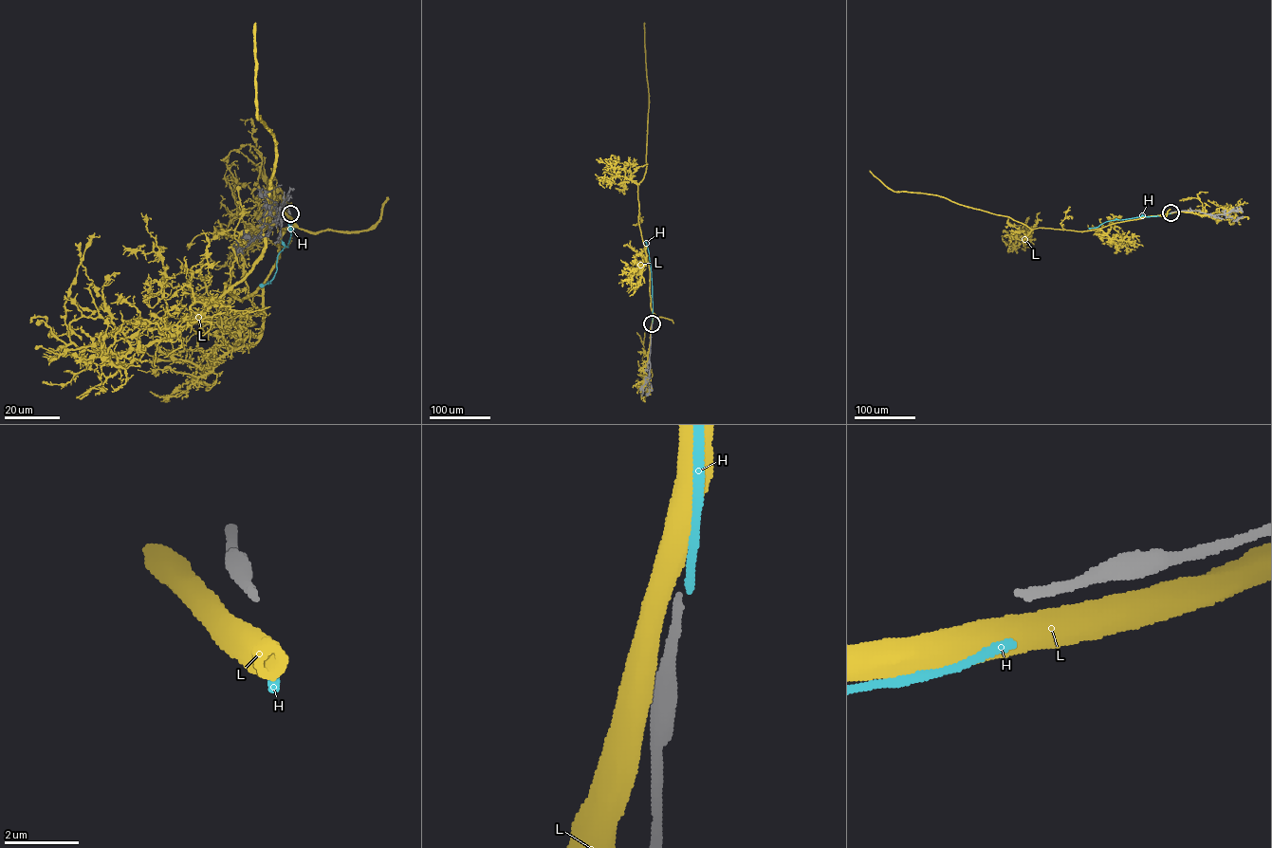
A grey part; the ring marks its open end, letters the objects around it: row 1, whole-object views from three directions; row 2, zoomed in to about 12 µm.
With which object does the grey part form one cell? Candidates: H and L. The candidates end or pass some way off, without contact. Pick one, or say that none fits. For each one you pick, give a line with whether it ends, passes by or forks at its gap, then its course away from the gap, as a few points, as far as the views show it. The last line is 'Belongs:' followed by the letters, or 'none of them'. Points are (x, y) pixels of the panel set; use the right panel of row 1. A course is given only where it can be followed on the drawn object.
Belongs: none of them

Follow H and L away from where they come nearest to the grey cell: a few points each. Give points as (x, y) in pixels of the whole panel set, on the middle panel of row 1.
H: (652, 323), (652, 272), (645, 241)
L: (652, 323), (649, 270), (639, 225), (637, 199), (637, 184), (646, 167), (649, 101), (644, 23)

